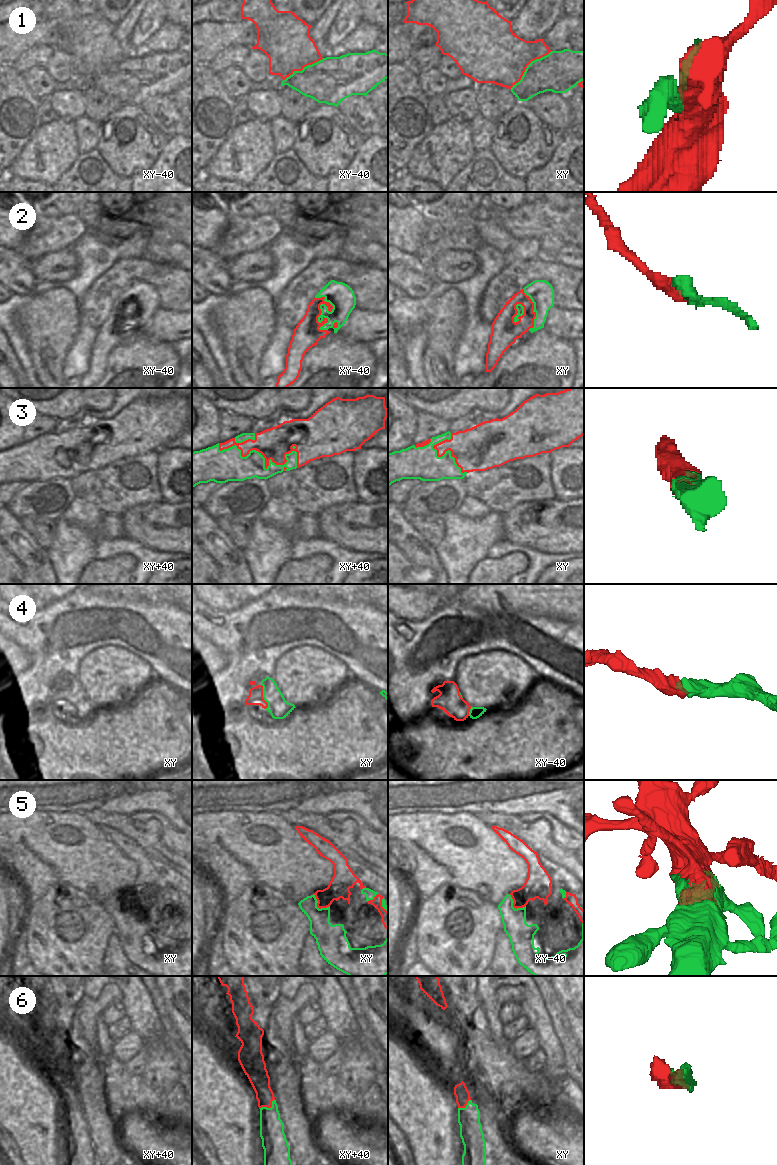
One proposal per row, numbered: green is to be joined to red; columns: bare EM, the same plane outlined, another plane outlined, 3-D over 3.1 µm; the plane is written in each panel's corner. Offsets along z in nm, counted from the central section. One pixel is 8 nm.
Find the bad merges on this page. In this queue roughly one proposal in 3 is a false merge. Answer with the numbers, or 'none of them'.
1

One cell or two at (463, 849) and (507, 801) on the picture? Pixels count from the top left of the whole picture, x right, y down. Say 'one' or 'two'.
two

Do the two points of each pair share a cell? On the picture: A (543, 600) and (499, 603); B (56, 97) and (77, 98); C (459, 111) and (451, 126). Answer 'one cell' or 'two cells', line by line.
A: one cell
B: one cell
C: two cells

